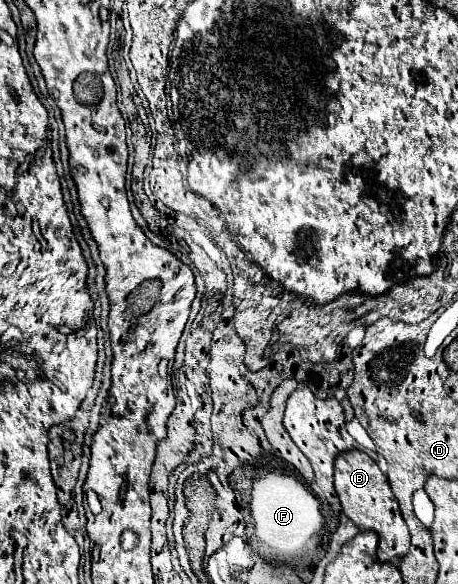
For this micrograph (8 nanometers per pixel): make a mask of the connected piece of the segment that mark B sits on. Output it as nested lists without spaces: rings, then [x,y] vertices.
[[[346,451],[336,457],[334,463],[334,489],[338,493],[342,511],[362,529],[376,531],[380,537],[378,543],[378,559],[380,561],[396,561],[408,553],[410,533],[402,519],[398,501],[390,491],[390,483],[386,475],[380,471],[376,461],[372,461],[364,451]]]

